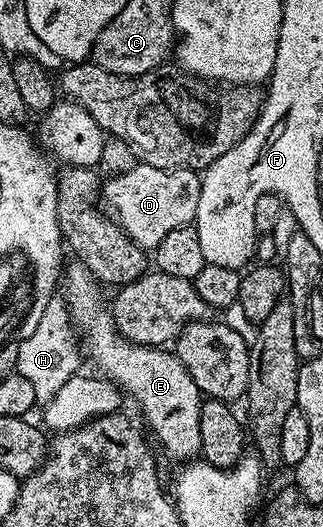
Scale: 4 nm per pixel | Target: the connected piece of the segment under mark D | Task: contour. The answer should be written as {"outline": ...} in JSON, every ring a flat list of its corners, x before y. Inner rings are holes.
{"outline":[[136,162,129,173,121,173,108,178,101,187,101,203,108,212,113,213,119,227,144,249,154,249,173,229,181,229,194,224,197,213,197,201,201,197,200,176,189,169,157,169,153,165]]}

